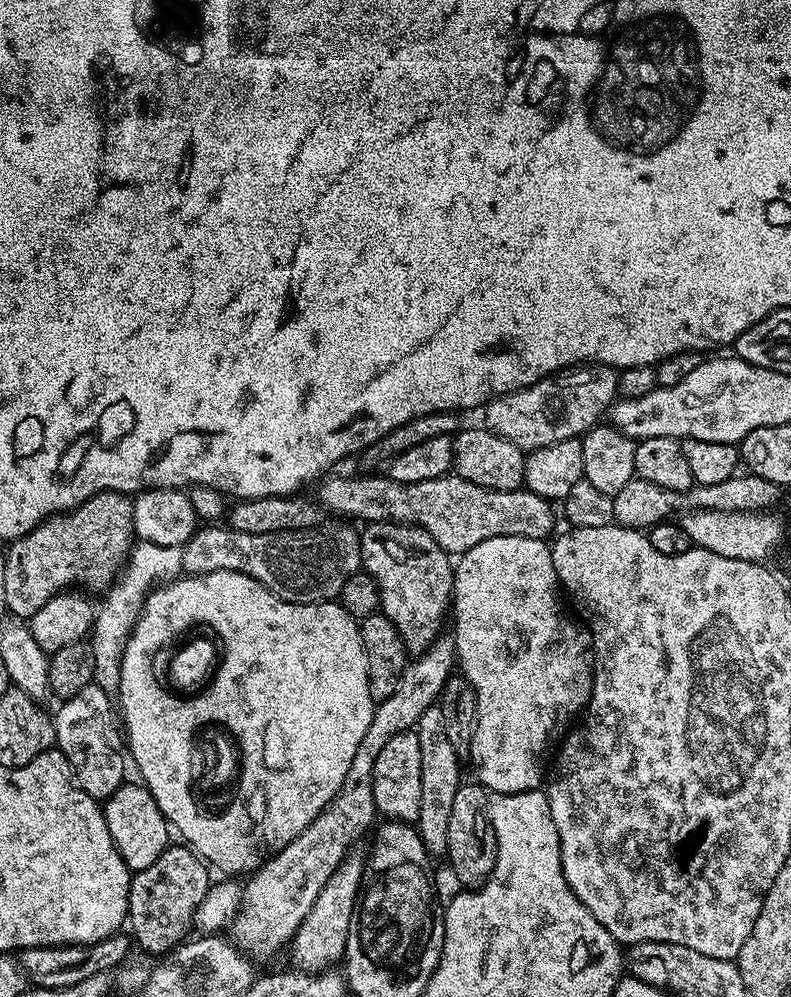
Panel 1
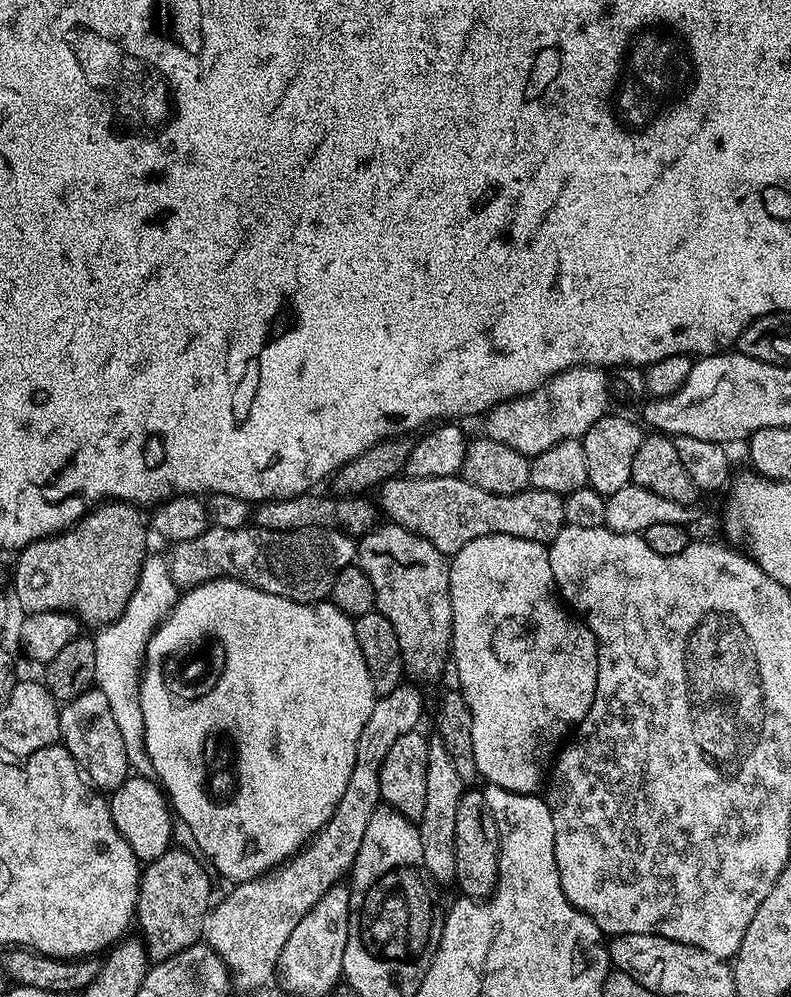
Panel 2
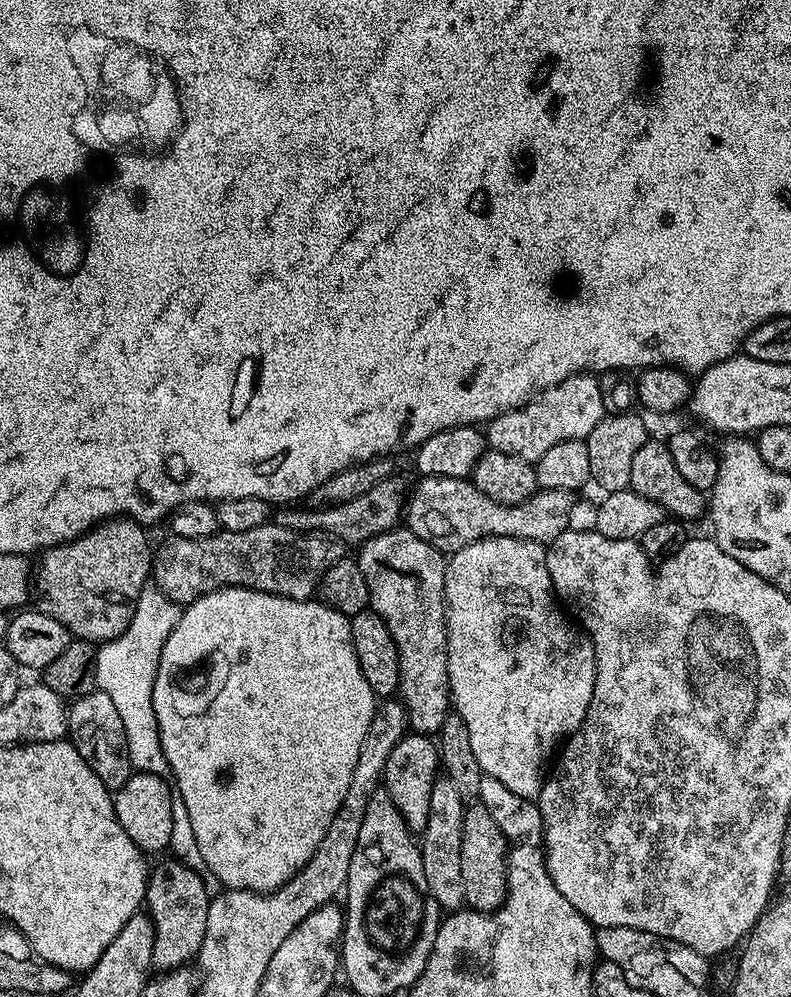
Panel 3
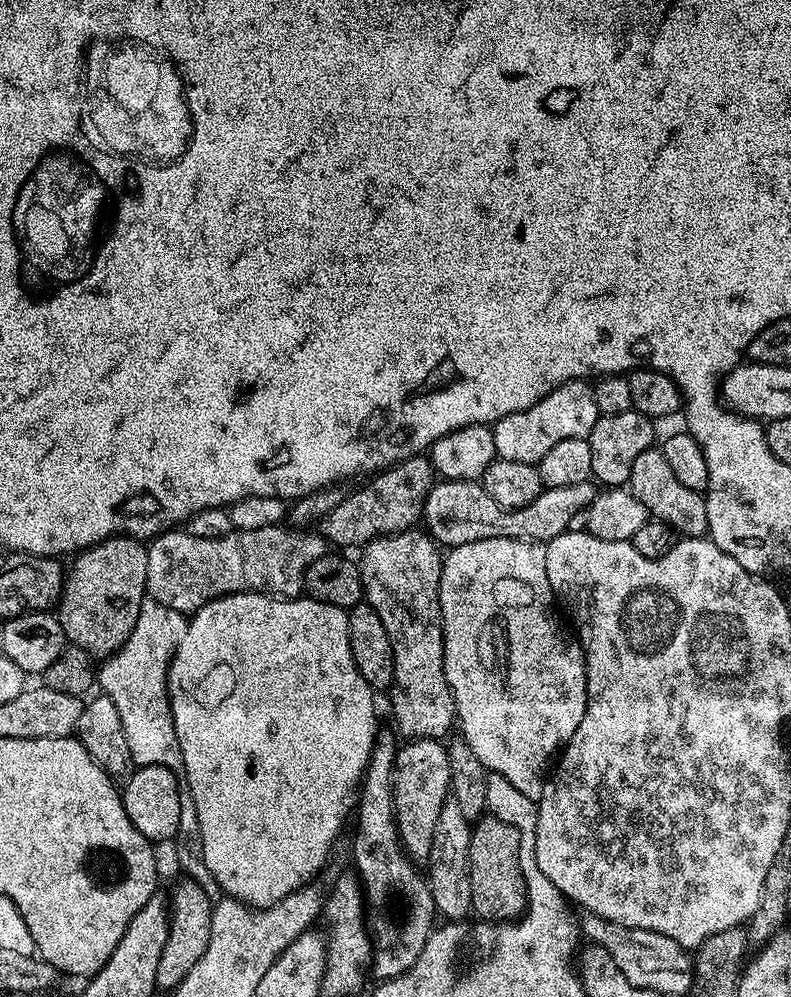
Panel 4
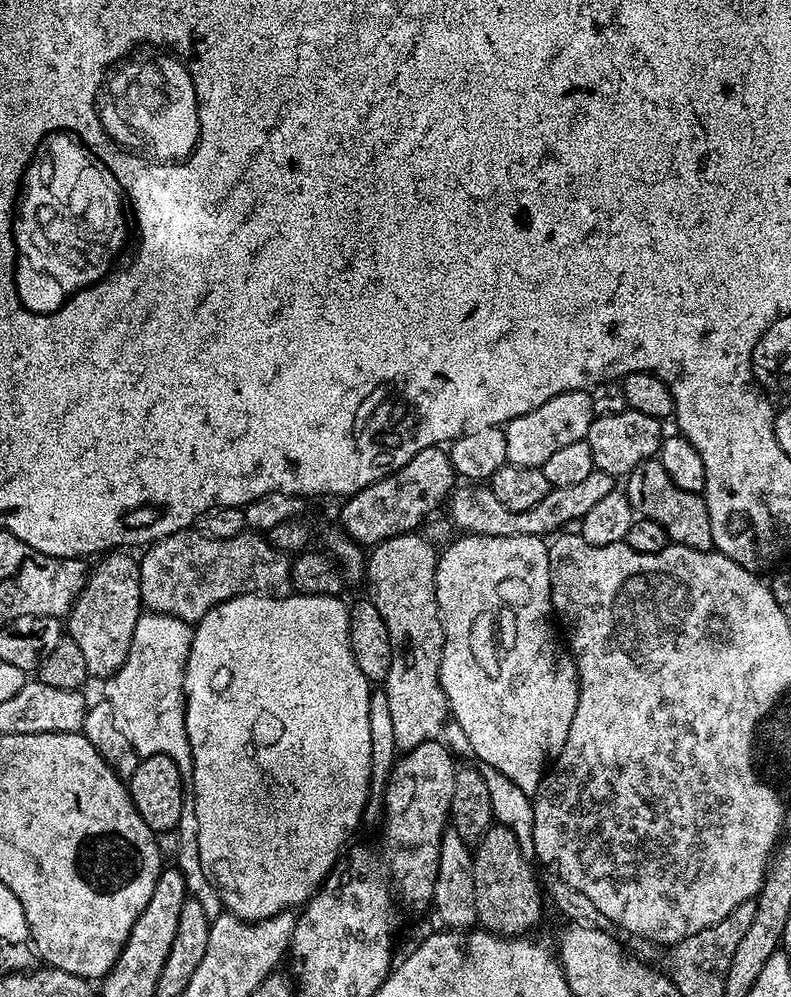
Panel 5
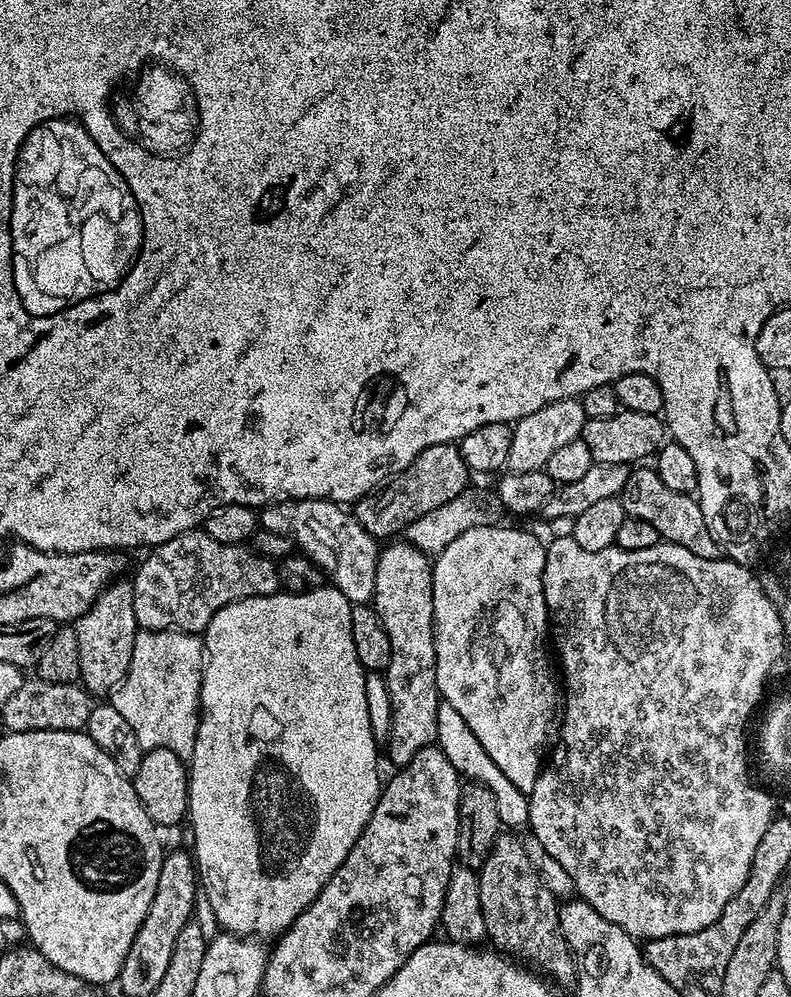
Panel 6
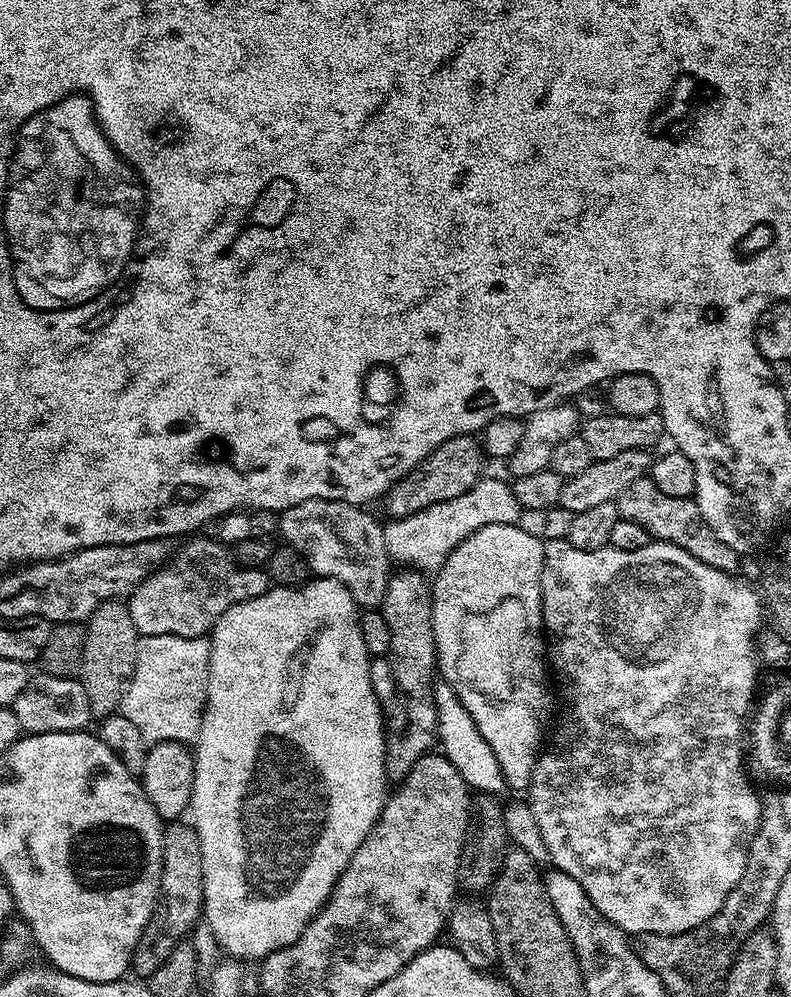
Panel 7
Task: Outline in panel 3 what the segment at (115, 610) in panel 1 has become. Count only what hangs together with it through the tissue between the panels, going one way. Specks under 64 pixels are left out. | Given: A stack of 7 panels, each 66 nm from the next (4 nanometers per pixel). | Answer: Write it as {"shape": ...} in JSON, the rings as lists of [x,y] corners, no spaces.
{"shape":[[[145,587],[136,603],[134,618],[130,618],[130,626],[126,626],[126,630],[118,638],[107,640],[96,649],[96,687],[114,701],[118,715],[122,717],[122,730],[126,730],[128,757],[136,772],[149,772],[163,777],[167,777],[170,772],[166,758],[162,754],[162,742],[154,714],[154,680],[162,658],[162,646],[166,646],[166,638],[170,638],[174,626],[180,621],[181,611],[181,605],[175,604],[159,588]]]}

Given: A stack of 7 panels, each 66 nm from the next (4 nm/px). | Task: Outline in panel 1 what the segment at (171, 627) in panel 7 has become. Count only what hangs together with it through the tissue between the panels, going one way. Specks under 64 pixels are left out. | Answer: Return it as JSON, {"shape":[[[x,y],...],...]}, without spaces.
{"shape":[[[325,523],[278,534],[242,534],[227,526],[200,526],[183,546],[182,569],[188,576],[211,572],[244,574],[290,604],[332,602],[339,597],[342,586],[362,568],[360,532],[352,529],[351,523],[336,523],[340,524]]]}

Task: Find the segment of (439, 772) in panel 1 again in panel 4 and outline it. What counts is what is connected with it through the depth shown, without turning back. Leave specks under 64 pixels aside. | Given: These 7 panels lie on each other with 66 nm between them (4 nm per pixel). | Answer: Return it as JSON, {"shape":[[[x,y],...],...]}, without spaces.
{"shape":[[[449,798],[438,814],[438,826],[434,826],[434,842],[426,861],[426,879],[428,889],[432,892],[437,913],[445,921],[460,922],[464,915],[472,912],[472,895],[470,894],[470,838],[472,824],[458,807],[458,802]]]}

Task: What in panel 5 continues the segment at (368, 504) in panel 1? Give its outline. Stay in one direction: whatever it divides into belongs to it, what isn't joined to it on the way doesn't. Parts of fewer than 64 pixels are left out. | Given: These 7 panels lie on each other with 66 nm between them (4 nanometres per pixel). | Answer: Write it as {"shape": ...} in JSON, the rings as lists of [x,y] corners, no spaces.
{"shape":[[[591,472],[582,482],[574,486],[549,488],[546,498],[542,502],[530,506],[530,510],[506,510],[498,498],[494,498],[491,487],[480,482],[468,482],[465,488],[457,487],[447,501],[448,516],[460,527],[459,531],[474,536],[543,536],[551,537],[559,533],[566,522],[580,519],[585,516],[593,506],[606,498],[606,494],[614,491],[614,480],[605,472]]]}

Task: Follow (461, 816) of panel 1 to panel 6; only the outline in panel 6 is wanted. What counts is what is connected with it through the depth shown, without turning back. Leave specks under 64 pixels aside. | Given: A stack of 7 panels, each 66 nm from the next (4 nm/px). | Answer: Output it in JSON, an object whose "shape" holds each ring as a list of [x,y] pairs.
{"shape":[[[516,834],[500,835],[480,865],[478,879],[482,918],[486,922],[487,939],[492,940],[491,947],[517,961],[527,962],[553,981],[571,981],[576,974],[576,961],[560,933],[558,901],[538,882],[538,874],[534,874],[534,866],[526,858],[523,839]]]}

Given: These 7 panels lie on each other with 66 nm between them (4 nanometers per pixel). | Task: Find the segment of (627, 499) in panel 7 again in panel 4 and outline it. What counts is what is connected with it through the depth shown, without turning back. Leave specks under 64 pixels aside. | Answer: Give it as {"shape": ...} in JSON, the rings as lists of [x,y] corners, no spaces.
{"shape":[[[656,446],[642,450],[631,468],[632,477],[627,482],[627,487],[646,506],[649,517],[661,520],[672,527],[681,537],[700,538],[708,531],[708,519],[706,518],[706,502],[704,496],[694,490],[689,490],[674,478],[674,473],[666,462],[666,454]]]}

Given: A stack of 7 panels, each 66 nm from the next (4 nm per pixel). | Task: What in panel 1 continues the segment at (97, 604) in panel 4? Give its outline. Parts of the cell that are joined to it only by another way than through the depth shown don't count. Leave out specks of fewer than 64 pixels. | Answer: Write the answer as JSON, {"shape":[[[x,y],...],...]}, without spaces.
{"shape":[[[99,492],[86,502],[82,502],[70,512],[57,514],[43,520],[30,534],[11,541],[7,545],[8,553],[3,553],[6,562],[6,606],[11,615],[16,618],[27,618],[38,614],[50,598],[59,596],[61,592],[73,586],[83,586],[85,589],[103,593],[112,587],[117,576],[124,571],[128,563],[128,554],[134,543],[132,530],[132,501],[131,495],[122,492]]]}

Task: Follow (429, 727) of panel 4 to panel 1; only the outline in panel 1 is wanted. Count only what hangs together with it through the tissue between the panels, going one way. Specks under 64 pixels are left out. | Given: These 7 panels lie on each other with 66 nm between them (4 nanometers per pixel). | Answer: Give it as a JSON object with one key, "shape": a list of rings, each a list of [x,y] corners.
{"shape":[[[372,522],[365,528],[368,529],[360,532],[360,562],[363,571],[372,576],[378,586],[380,612],[398,630],[404,647],[409,653],[425,652],[445,631],[444,615],[449,615],[452,602],[453,561],[449,553],[443,552],[438,542],[434,542],[434,538],[430,538],[426,530],[422,530],[415,524]]]}

